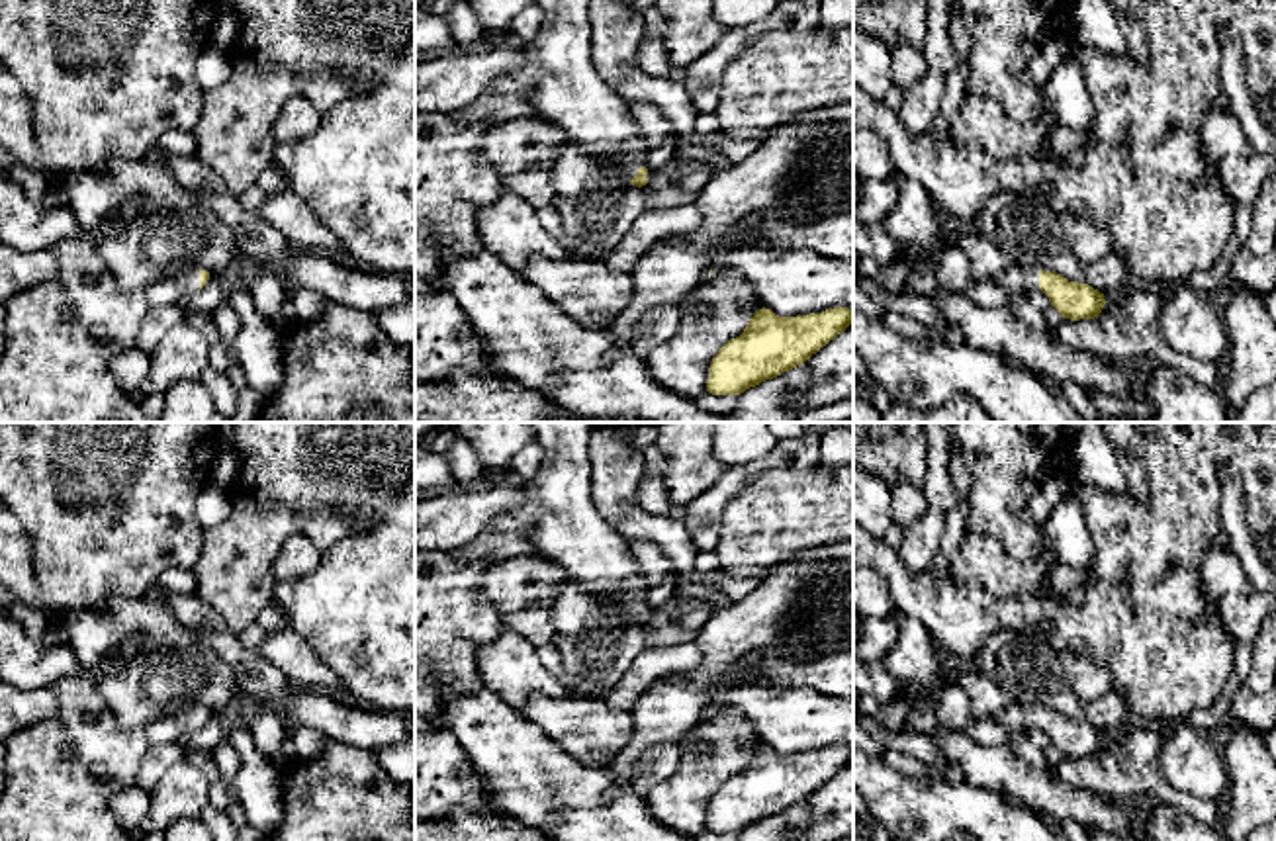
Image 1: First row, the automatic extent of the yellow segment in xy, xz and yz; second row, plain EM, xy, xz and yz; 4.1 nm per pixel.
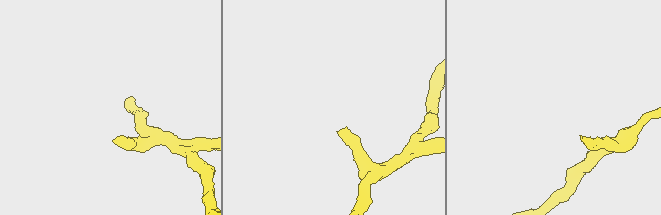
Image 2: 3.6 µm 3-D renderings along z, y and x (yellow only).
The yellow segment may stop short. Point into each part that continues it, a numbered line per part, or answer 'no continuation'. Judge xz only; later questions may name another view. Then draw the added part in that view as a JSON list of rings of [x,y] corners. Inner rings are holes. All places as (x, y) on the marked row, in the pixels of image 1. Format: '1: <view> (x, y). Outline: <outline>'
1: xz (558, 79). Outline: [[[534,0],[544,10],[526,59],[495,78],[489,92],[517,94],[538,115],[556,121],[591,156],[613,156],[630,178],[650,149],[628,102],[599,74],[593,61],[589,0]]]

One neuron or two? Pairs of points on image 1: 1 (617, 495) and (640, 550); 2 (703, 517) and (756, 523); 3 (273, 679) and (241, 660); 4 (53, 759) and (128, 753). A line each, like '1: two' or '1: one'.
1: two
2: two
3: one
4: one

